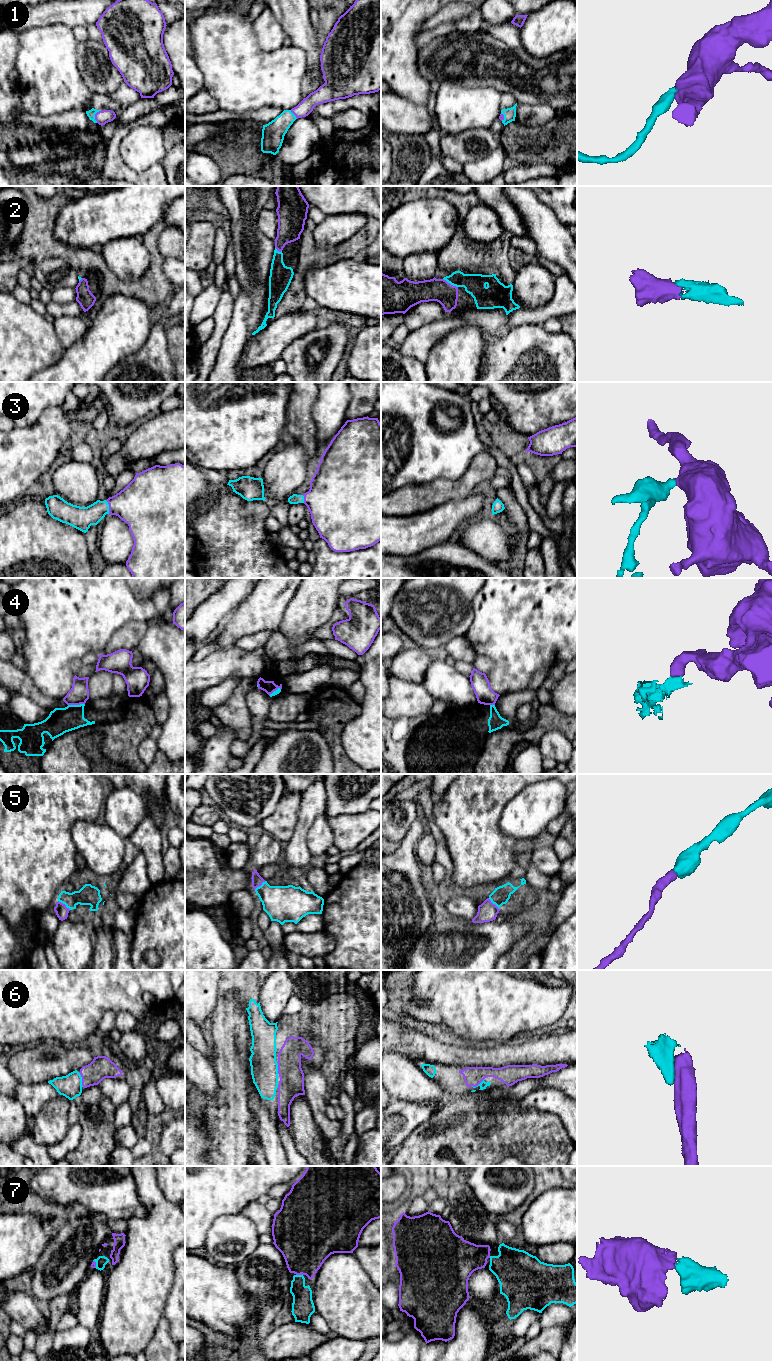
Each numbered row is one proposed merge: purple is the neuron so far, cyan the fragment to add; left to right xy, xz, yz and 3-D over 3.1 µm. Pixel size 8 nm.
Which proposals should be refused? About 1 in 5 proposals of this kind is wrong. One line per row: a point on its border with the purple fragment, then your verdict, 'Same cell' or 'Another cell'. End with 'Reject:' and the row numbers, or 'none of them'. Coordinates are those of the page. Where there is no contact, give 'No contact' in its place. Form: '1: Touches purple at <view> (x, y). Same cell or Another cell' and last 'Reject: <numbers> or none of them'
1: Touches purple at xy (95, 116). Same cell
2: Touches purple at yz (449, 283). Same cell
3: Touches purple at xy (109, 507). Same cell
4: Touches purple at xy (76, 704). Another cell
5: Touches purple at xy (64, 904). Same cell
6: Touches purple at xy (82, 1079). Same cell
7: Touches purple at xz (298, 1274). Same cell
Reject: 4

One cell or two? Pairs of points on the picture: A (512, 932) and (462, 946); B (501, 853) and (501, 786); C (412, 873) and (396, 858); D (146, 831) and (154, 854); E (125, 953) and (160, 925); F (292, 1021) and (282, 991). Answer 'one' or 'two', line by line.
A: one
B: one
C: one
D: one
E: two
F: two

